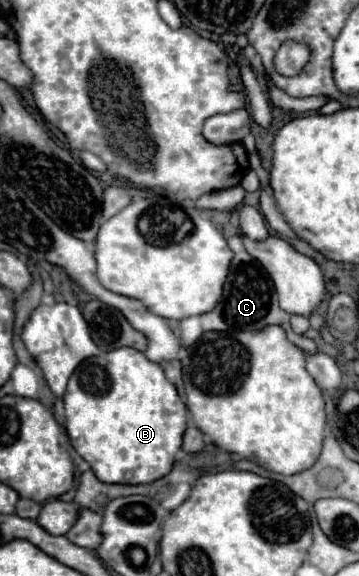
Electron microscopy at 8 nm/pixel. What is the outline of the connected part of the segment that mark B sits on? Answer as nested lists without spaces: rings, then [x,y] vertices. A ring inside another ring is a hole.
[[[131,347],[113,349],[97,357],[85,359],[69,379],[63,395],[65,424],[71,445],[91,465],[97,479],[103,483],[153,483],[167,475],[173,467],[175,453],[181,449],[187,429],[187,409],[173,383],[167,381],[163,367],[149,361],[141,351]]]

